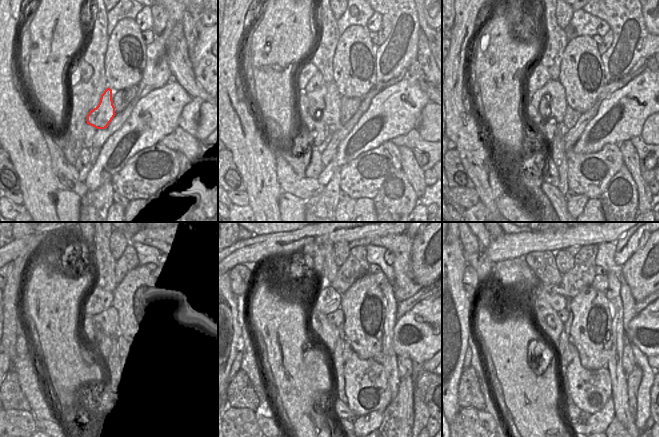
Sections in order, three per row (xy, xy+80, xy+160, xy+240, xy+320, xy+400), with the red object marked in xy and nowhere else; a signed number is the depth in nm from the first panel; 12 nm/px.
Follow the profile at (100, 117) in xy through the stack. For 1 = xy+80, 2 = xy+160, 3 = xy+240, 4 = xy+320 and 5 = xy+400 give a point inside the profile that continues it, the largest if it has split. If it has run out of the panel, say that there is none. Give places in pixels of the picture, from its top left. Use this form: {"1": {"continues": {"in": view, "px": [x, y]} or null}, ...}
{"1": {"continues": {"in": "xy+80", "px": [330, 115]}}, "2": {"continues": {"in": "xy+160", "px": [557, 106]}}, "3": {"continues": {"in": "xy+240", "px": [109, 325]}}, "4": {"continues": {"in": "xy+320", "px": [337, 317]}}, "5": {"continues": {"in": "xy+400", "px": [563, 315]}}}

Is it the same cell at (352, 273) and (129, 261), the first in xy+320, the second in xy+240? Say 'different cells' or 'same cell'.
same cell

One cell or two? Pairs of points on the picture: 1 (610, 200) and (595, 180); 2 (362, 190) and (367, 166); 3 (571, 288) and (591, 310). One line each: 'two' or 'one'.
1: two
2: one
3: two

